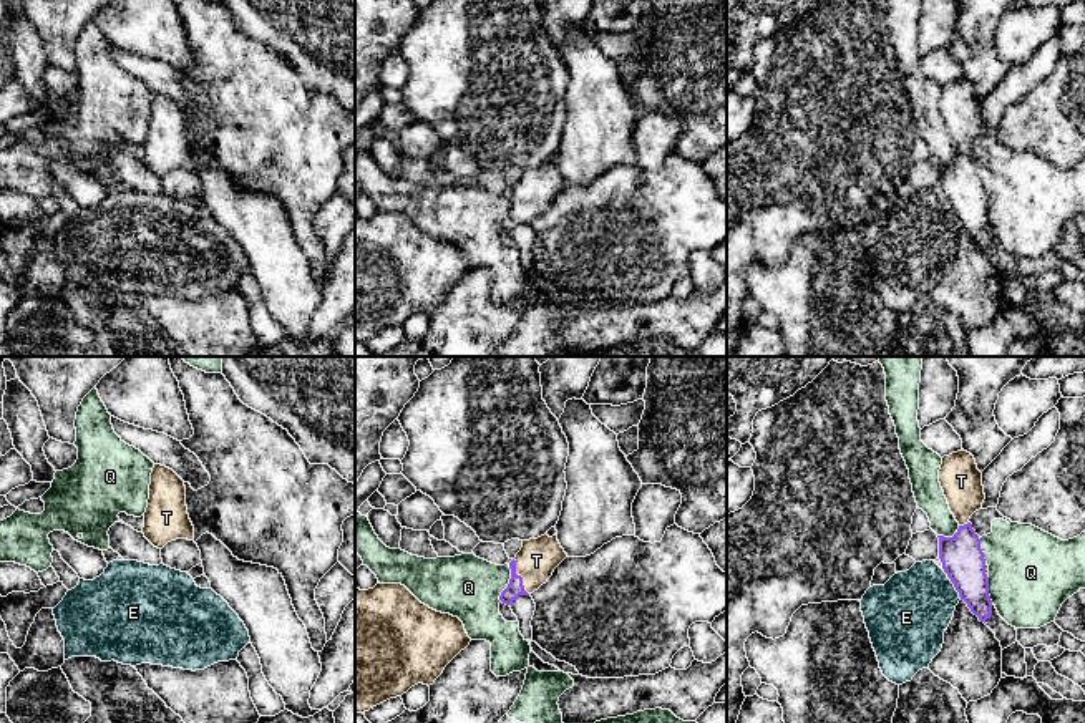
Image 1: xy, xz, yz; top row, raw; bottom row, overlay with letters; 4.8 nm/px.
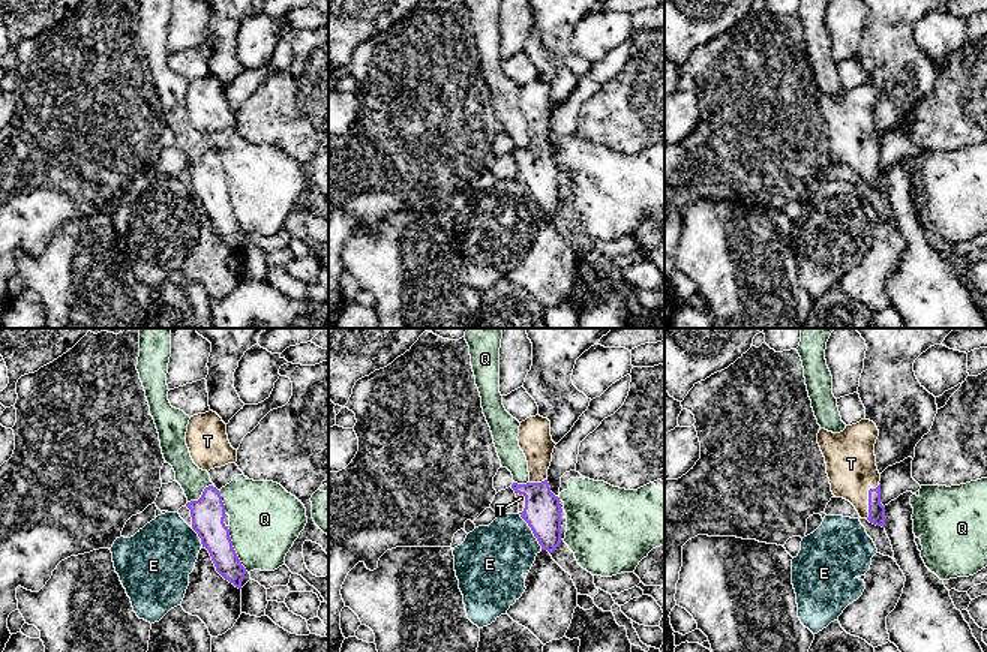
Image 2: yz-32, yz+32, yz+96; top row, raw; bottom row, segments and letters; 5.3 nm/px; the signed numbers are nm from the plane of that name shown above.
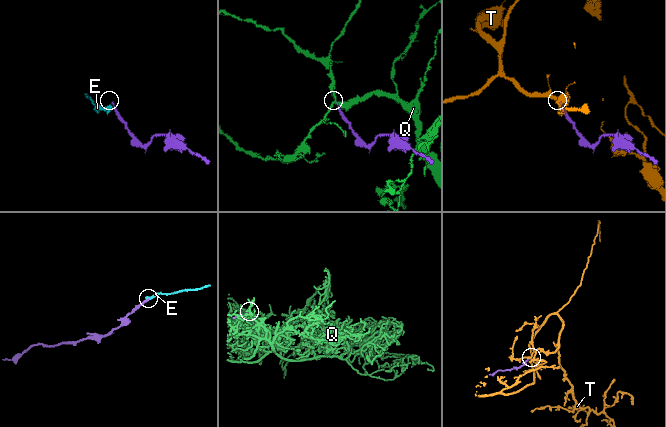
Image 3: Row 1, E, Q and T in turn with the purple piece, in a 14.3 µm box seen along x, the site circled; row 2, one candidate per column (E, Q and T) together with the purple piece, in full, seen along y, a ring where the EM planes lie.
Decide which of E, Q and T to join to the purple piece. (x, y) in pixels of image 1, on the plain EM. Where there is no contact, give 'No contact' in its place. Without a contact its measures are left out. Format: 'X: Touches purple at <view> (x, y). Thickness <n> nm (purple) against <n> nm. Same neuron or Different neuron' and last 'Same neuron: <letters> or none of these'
E: Touches purple at yz (953, 211). Thickness 200 nm (purple) against 380 nm. Different neuron
Q: Touches purple at xz (510, 211). Thickness 80 nm (purple) against 300 nm. Different neuron
T: Touches purple at xz (521, 206). Thickness 80 nm (purple) against 190 nm. Same neuron
Same neuron: T

